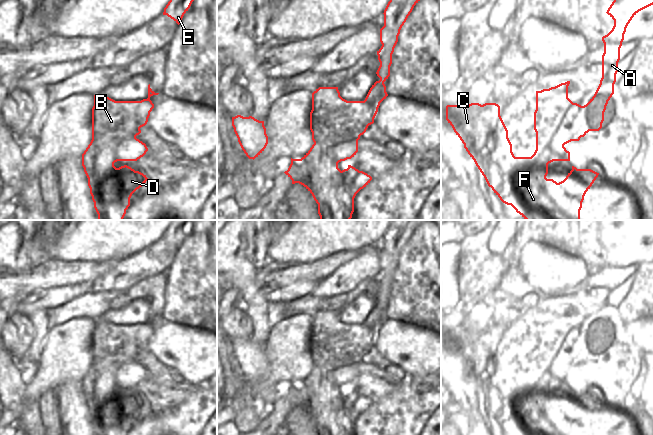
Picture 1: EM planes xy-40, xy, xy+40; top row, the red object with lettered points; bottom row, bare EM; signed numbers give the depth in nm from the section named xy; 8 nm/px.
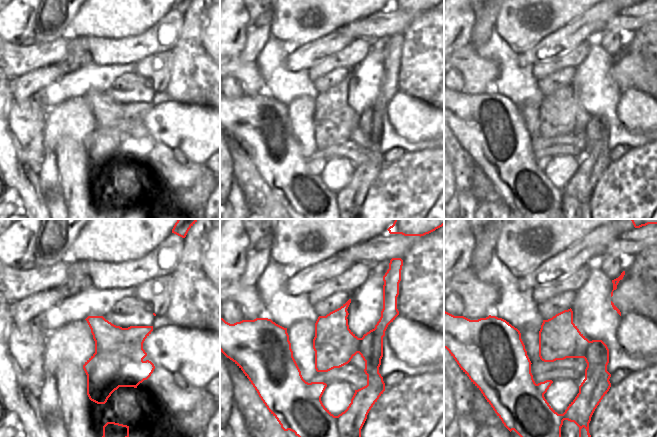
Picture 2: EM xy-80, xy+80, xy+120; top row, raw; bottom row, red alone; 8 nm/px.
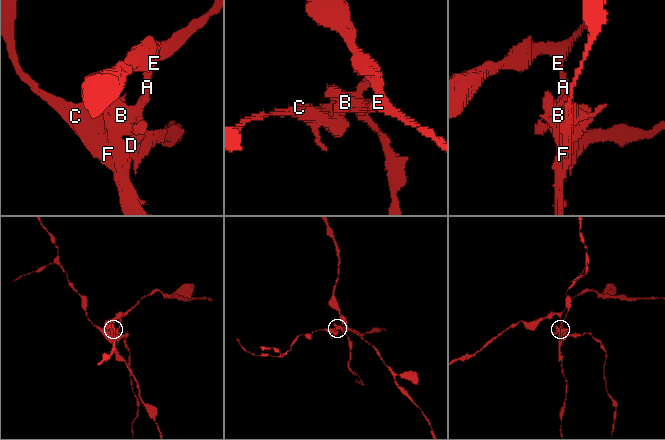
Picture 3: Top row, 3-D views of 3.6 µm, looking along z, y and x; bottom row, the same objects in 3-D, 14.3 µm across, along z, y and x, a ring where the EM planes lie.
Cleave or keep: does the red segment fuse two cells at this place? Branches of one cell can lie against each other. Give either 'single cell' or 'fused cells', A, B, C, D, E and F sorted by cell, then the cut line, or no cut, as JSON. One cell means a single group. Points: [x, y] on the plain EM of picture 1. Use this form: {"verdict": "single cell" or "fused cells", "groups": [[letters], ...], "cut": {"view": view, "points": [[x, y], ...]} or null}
{"verdict": "fused cells", "groups": [["A", "E"], ["B", "C", "D", "F"]], "cut": {"view": "xy+40", "points": [[607, 324], [596, 330], [586, 329]]}}

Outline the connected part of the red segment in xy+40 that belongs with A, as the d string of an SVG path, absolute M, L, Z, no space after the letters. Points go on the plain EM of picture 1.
M616 220L608 232L606 237L614 244L614 250L607 259L602 261L604 267L602 302L594 320L586 328L587 330L597 331L609 325L614 318L620 272L626 252L639 235L651 229L653 229L653 220Z

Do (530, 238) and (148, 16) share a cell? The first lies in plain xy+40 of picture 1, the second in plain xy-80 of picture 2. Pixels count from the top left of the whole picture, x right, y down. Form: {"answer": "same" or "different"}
{"answer": "same"}

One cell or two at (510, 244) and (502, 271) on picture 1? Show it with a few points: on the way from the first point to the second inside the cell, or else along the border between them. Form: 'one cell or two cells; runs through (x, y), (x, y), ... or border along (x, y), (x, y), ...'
two cells; border along (496, 262), (501, 264), (528, 265)

